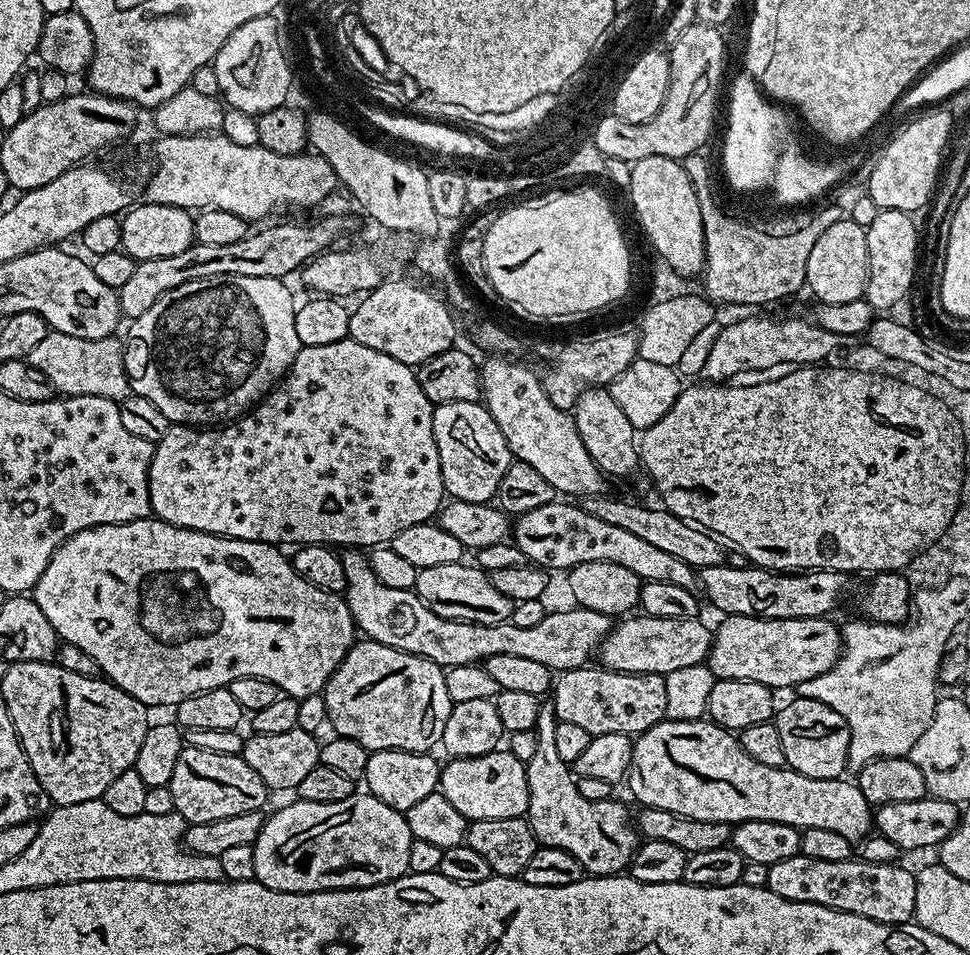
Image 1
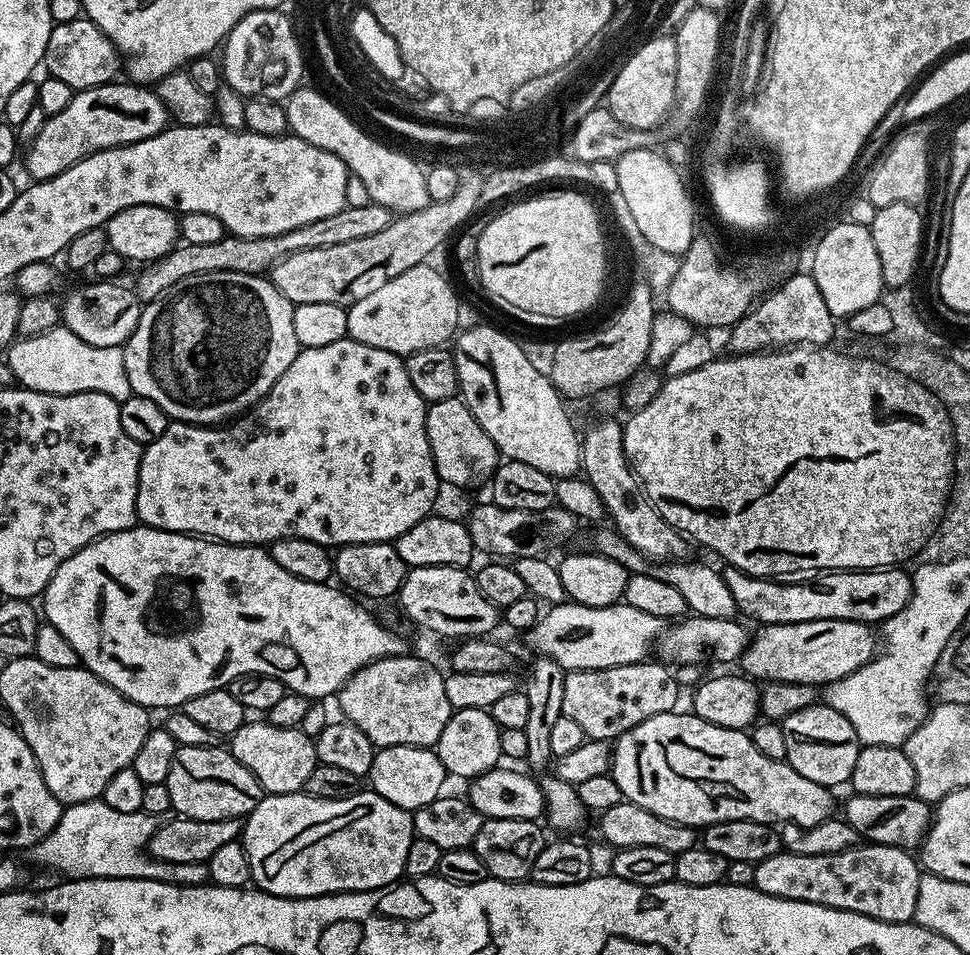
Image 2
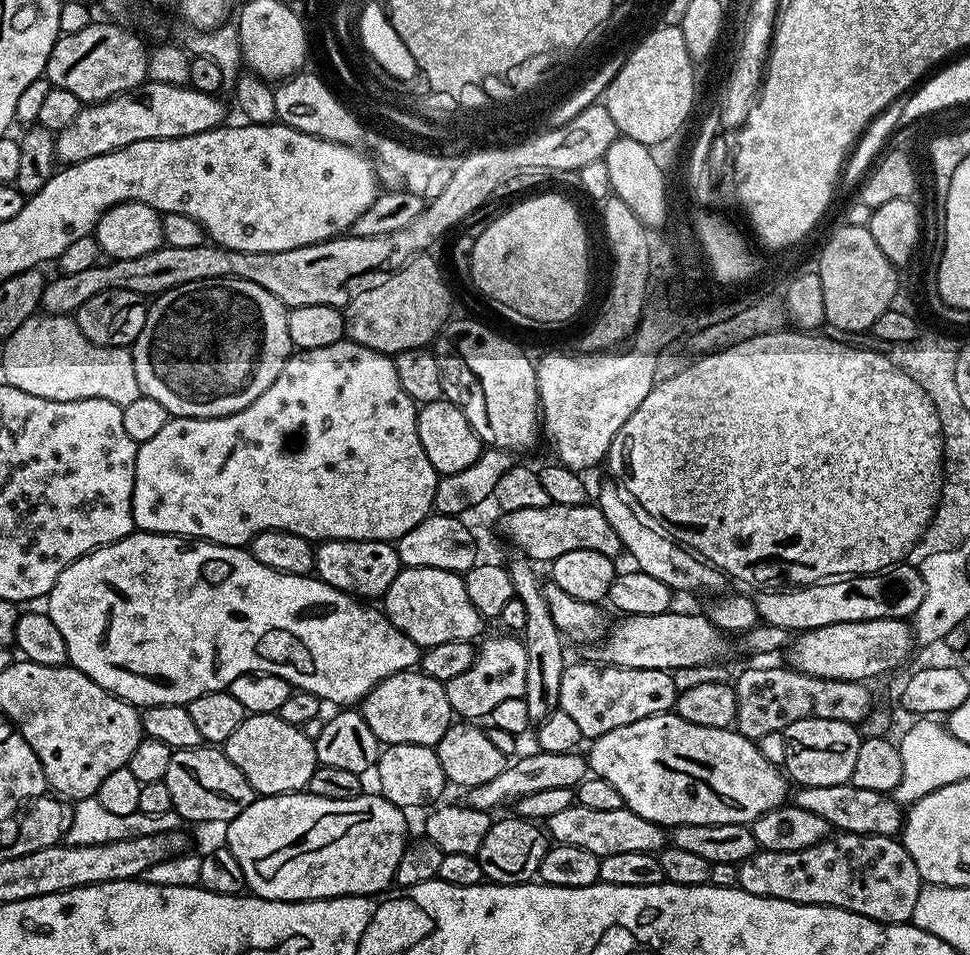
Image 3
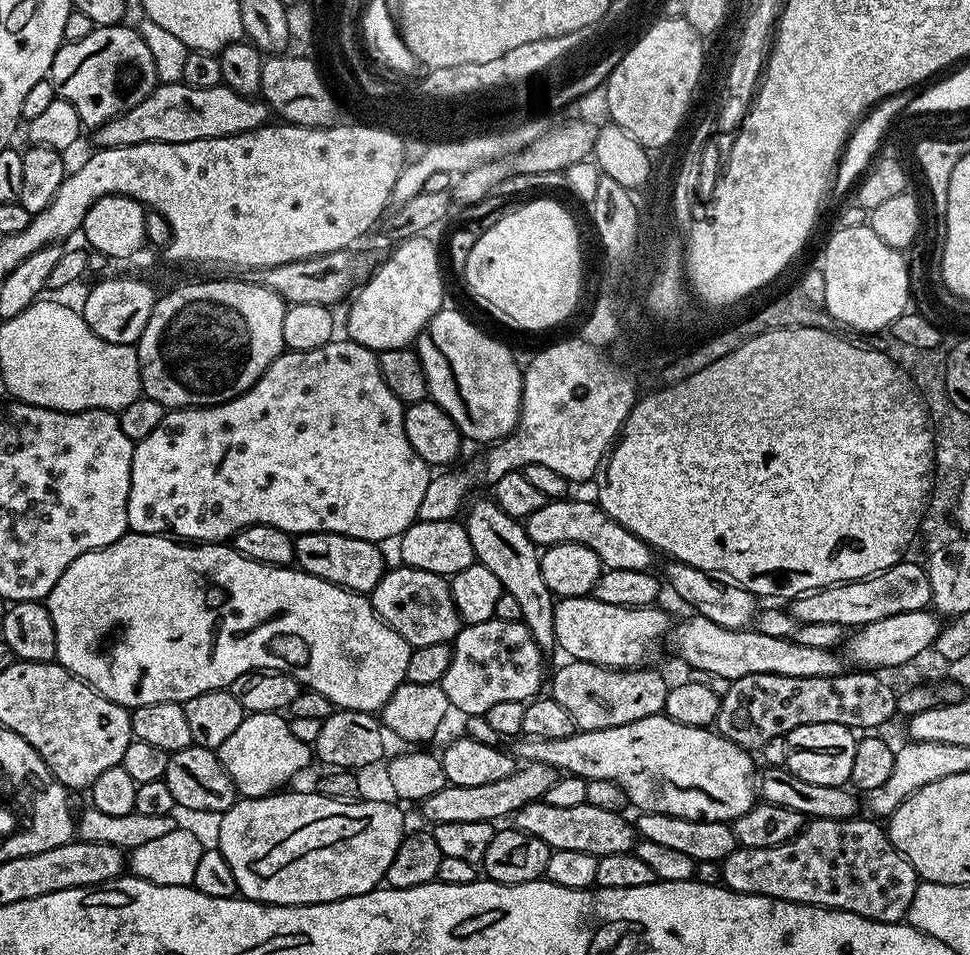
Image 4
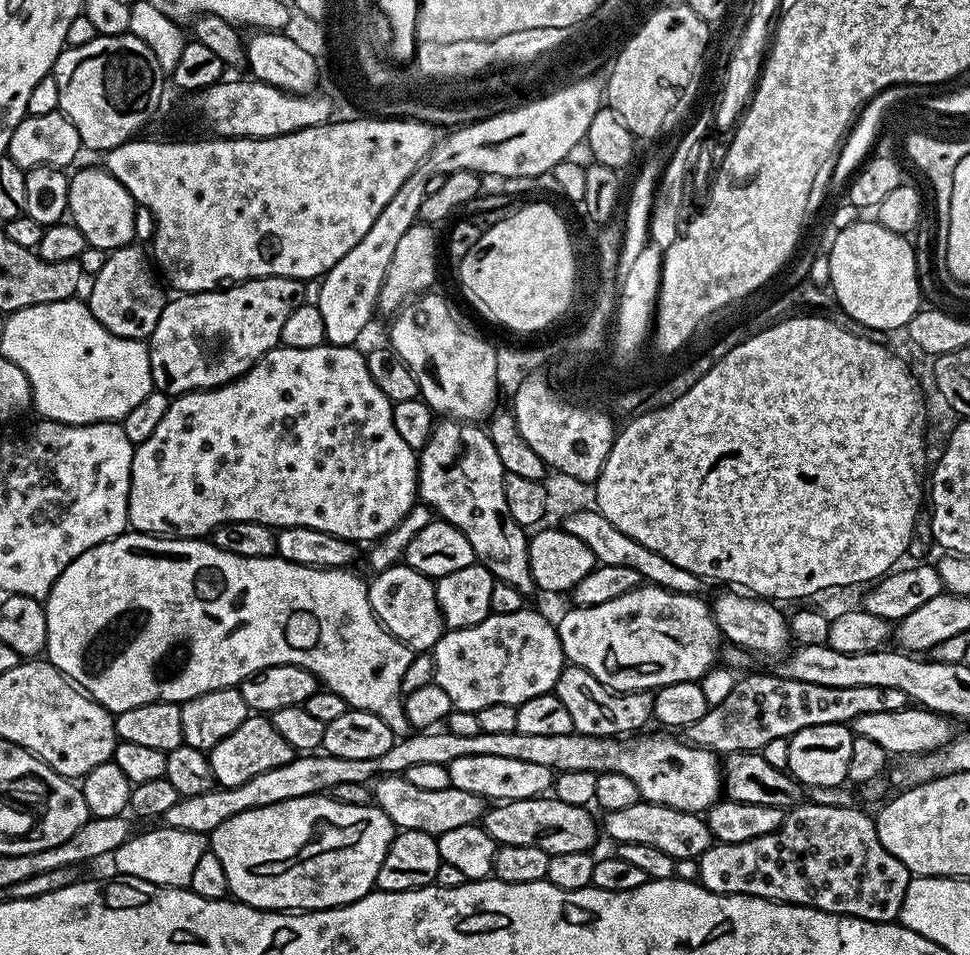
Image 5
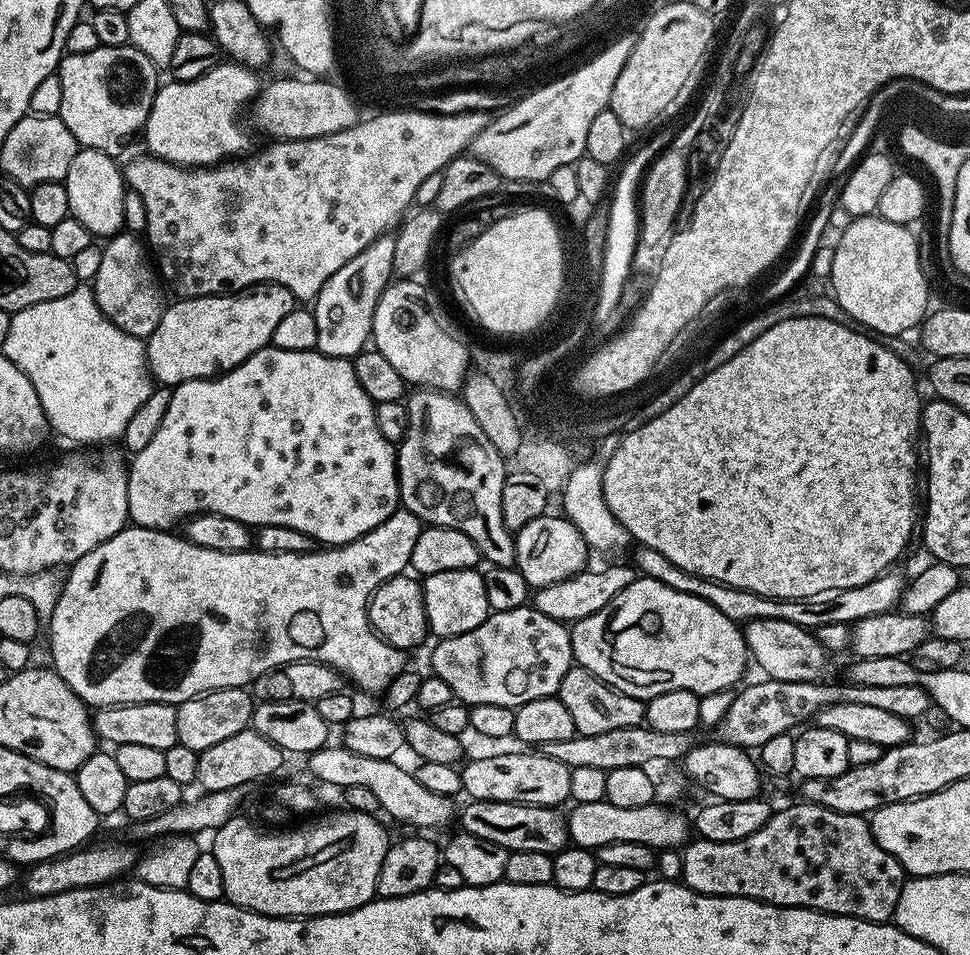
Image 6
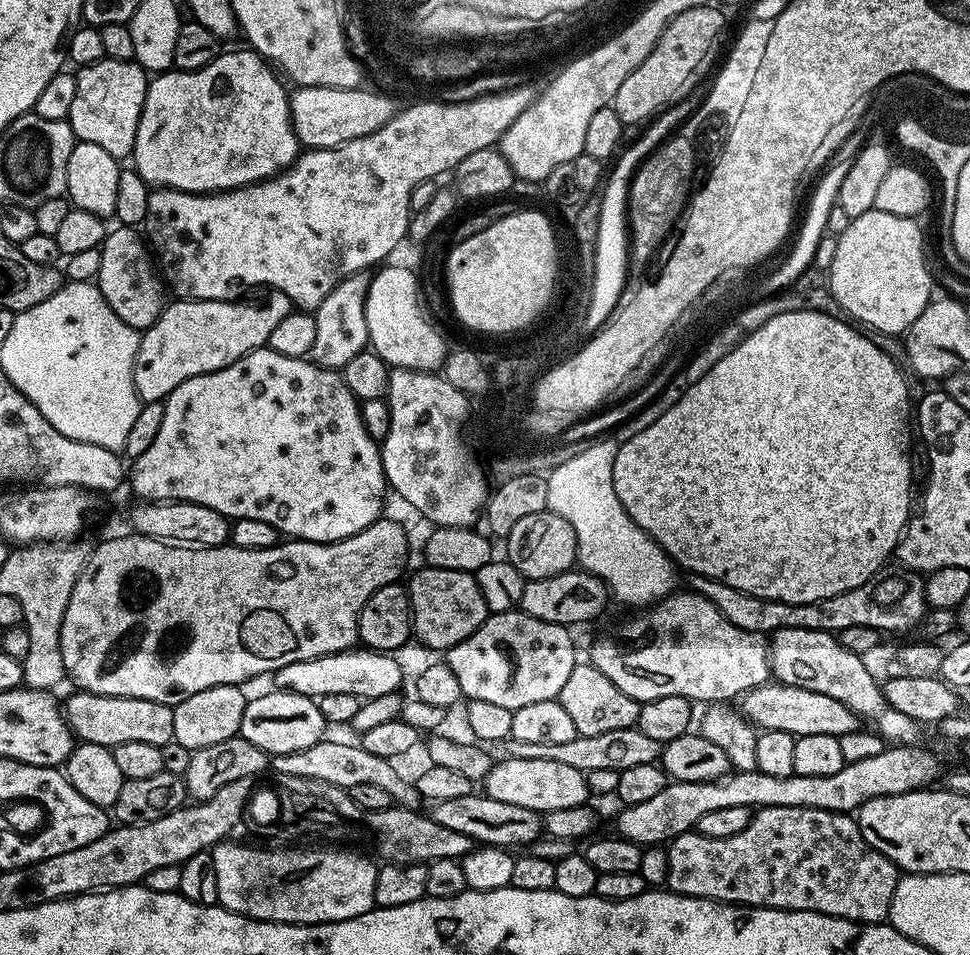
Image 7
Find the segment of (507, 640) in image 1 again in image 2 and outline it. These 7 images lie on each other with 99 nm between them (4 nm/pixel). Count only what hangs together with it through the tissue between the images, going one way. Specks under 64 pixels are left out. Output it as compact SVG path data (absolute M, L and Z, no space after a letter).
M565 602L551 605L539 622L528 629L526 639L536 656L558 662L565 672L577 672L606 670L647 661L656 641L665 631L665 620L654 618L654 614L645 614L643 610L623 602L601 608Z

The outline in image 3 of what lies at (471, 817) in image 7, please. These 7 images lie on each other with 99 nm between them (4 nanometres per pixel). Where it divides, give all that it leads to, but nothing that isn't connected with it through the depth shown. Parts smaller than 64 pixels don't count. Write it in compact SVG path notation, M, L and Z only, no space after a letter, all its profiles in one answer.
M574 802L559 814L550 814L546 832L556 844L578 846L599 857L639 852L656 854L666 844L666 832L661 825L642 818L642 814L634 814L634 810L626 807L618 810L586 810L586 806Z

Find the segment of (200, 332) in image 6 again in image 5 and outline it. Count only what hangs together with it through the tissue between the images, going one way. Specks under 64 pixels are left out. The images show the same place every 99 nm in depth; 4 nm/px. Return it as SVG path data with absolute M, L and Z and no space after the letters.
M263 276L257 280L245 280L221 287L214 292L190 292L169 299L147 341L150 354L152 382L157 392L165 392L170 398L186 392L202 392L205 388L221 388L239 376L245 376L267 352L280 344L280 331L286 318L305 299L305 281L285 276Z

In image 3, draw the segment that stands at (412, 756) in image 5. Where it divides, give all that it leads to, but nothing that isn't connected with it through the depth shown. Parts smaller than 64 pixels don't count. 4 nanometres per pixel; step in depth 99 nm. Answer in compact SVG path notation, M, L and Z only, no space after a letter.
M675 711L663 712L657 716L651 716L650 718L642 718L638 722L630 722L630 726L618 726L618 730L610 730L610 734L602 734L598 739L591 741L589 752L586 752L586 759L588 761L588 767L591 775L601 776L606 778L606 782L610 782L610 786L614 786L614 790L618 790L618 794L622 794L624 799L624 807L634 810L634 814L642 814L642 818L646 818L650 822L659 824L661 826L679 826L682 824L746 824L751 825L752 821L756 820L762 814L766 814L770 810L780 807L785 803L790 796L790 788L788 792L789 781L786 779L785 773L781 771L777 765L772 764L768 759L760 752L759 743L755 740L748 740L742 735L741 732L737 732L732 728L711 728L710 726L694 726L694 722L686 722L680 716L676 715Z

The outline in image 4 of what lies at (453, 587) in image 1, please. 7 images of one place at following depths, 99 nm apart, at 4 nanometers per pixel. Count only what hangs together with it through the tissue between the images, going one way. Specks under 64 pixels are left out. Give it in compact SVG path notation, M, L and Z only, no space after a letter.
M407 566L389 567L370 593L372 609L378 613L413 648L434 646L434 642L447 644L460 633L462 621L454 606L452 585L445 577L430 570Z

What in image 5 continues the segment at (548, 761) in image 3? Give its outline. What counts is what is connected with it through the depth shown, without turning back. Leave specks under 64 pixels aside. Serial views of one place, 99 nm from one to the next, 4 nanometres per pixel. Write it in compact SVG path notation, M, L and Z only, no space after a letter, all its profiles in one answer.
M403 774L379 777L374 784L374 803L391 818L397 829L422 830L434 837L458 826L480 824L486 811L486 802L478 794L451 786L446 790L422 790L412 785Z

